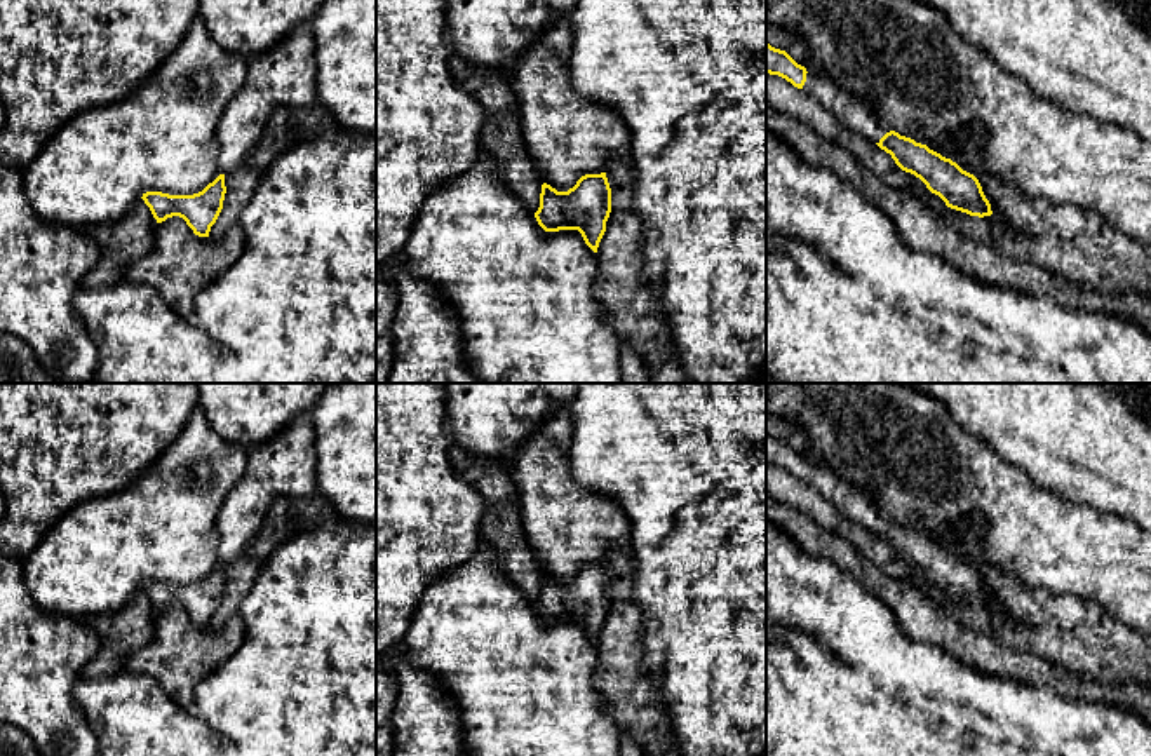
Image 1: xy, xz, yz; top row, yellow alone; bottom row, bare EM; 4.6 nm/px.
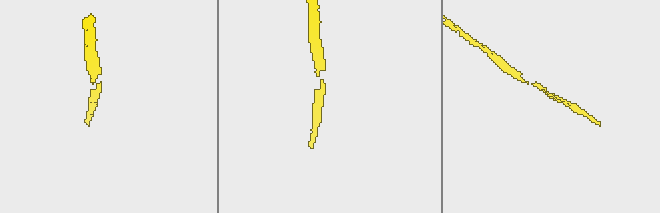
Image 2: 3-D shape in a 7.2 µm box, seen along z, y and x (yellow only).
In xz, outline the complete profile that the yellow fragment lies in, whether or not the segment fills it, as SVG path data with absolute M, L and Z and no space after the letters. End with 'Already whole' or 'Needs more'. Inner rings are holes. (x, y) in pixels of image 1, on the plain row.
M601 563L582 566L568 582L543 573L535 608L545 622L578 620L585 634L597 643L609 603L611 578L606 563Z. Already whole

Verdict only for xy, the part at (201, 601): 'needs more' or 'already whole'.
already whole

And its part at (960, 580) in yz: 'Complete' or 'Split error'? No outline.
Split error

